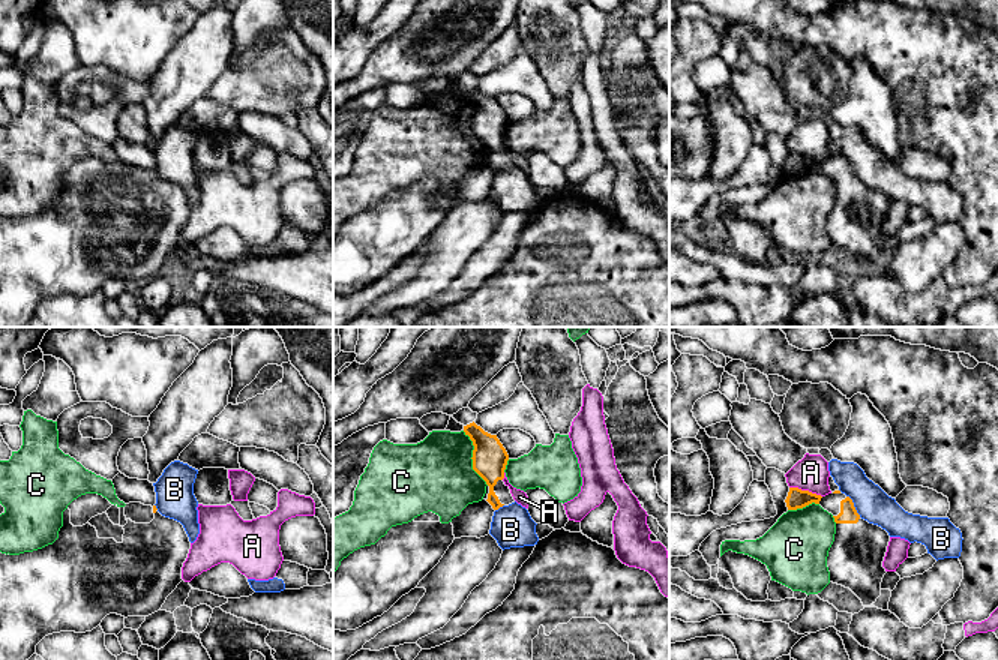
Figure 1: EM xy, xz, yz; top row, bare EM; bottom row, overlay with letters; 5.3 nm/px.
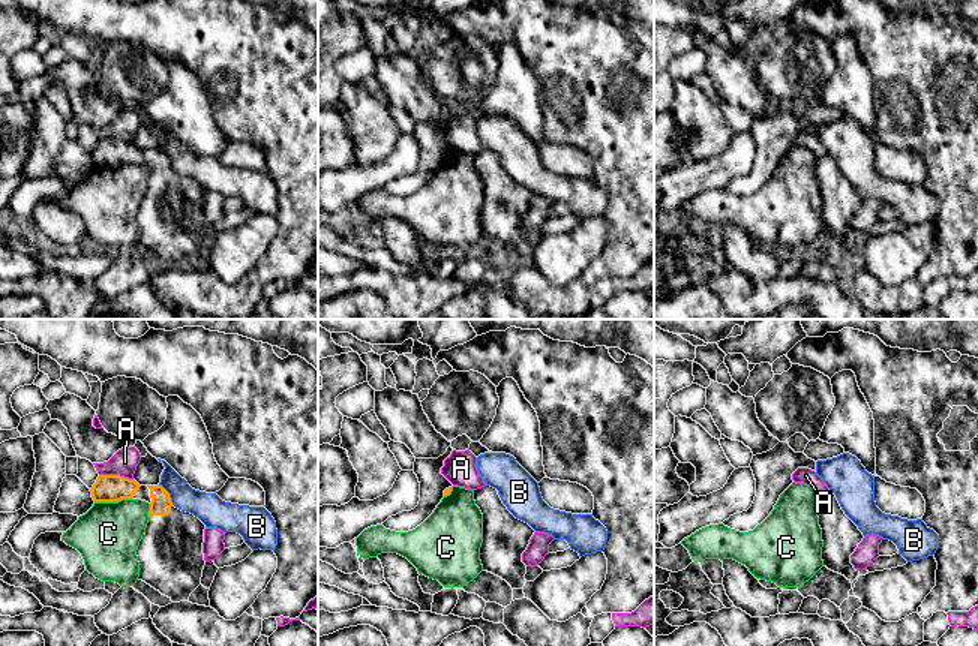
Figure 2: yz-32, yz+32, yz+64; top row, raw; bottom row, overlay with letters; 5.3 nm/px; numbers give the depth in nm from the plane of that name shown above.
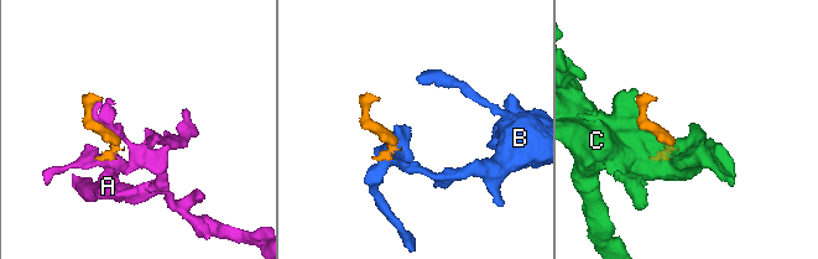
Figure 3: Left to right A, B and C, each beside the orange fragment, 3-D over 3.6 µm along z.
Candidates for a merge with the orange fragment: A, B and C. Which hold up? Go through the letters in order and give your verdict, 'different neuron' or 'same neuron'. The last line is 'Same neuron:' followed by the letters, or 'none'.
A: different neuron
B: different neuron
C: different neuron
Same neuron: none

